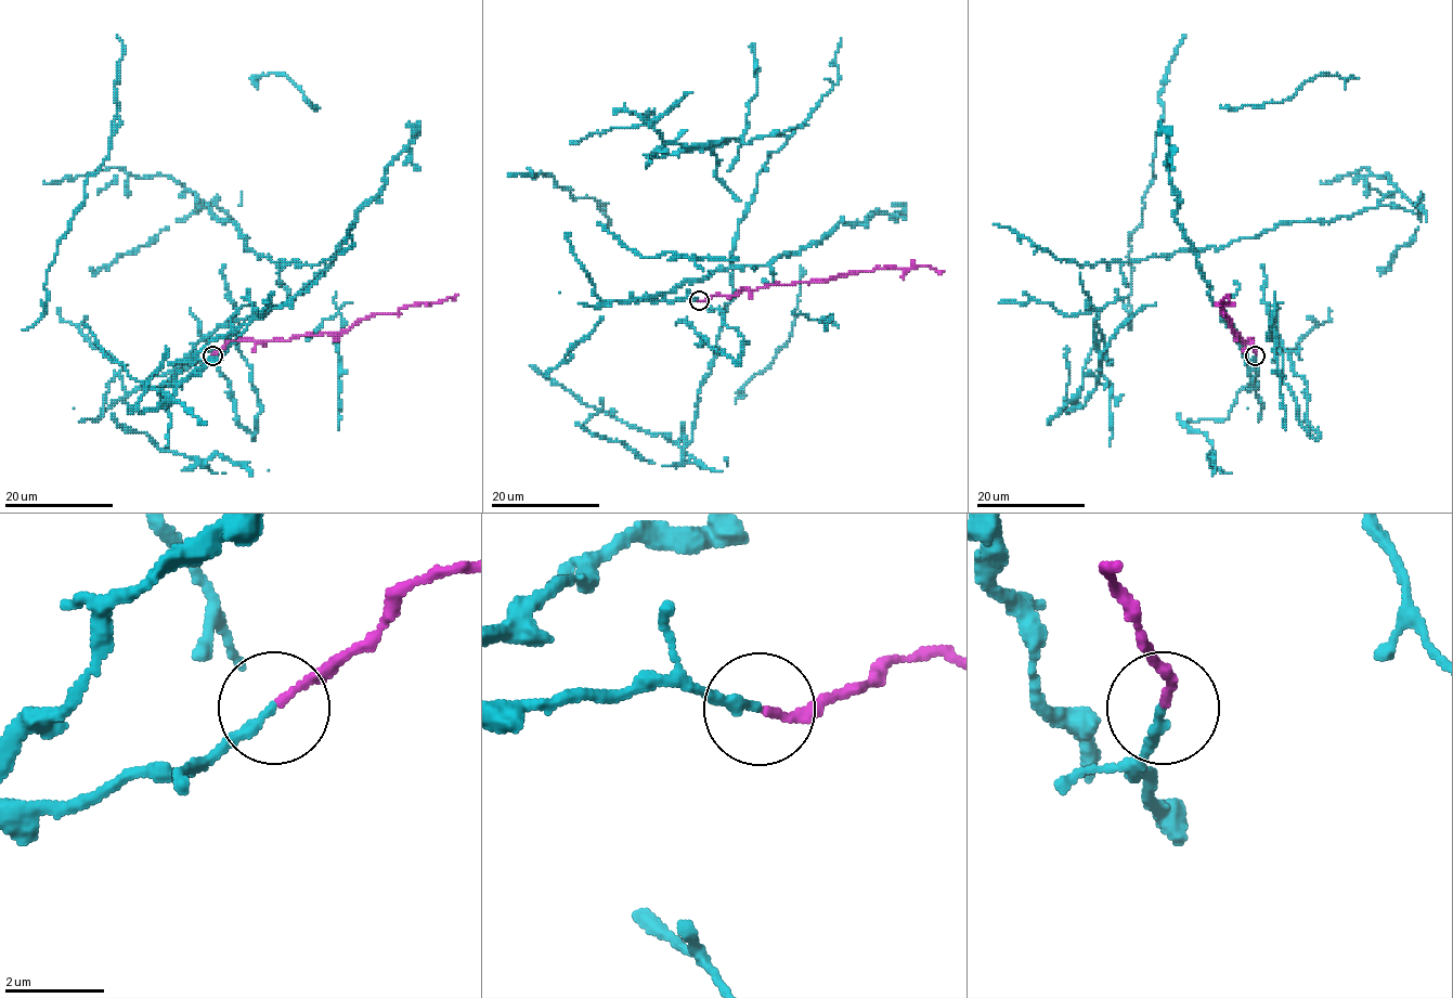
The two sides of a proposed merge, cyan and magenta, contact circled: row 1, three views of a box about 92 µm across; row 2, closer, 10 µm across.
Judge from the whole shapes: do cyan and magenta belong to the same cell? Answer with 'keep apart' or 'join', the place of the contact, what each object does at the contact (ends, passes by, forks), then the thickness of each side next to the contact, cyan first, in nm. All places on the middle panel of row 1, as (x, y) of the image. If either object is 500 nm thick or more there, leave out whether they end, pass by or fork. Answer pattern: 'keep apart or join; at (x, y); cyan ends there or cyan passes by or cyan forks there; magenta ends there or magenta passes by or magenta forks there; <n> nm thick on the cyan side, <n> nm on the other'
keep apart; at (699, 300); cyan ends there; magenta ends there; 200 nm thick on the cyan side, 150 nm on the other

